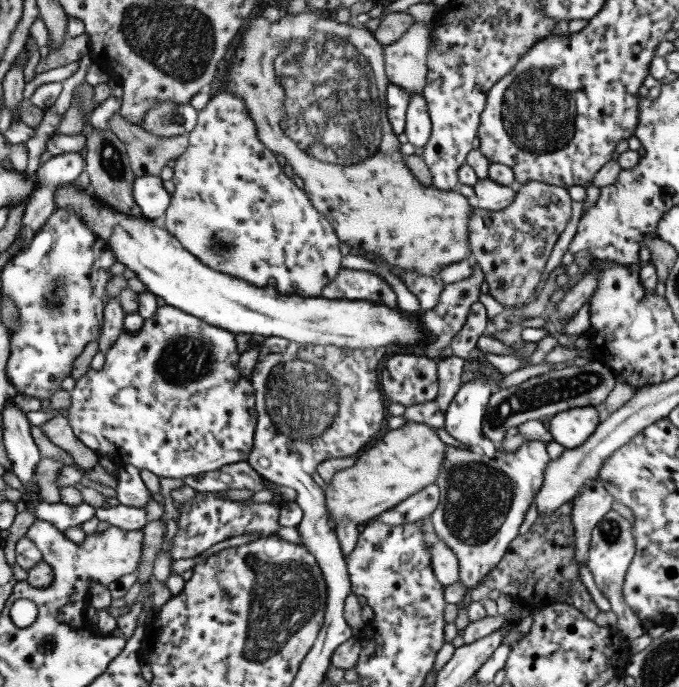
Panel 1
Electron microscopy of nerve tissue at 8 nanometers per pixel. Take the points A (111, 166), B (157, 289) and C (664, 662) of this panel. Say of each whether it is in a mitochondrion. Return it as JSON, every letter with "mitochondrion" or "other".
{"A":"mitochondrion","B":"other","C":"mitochondrion"}

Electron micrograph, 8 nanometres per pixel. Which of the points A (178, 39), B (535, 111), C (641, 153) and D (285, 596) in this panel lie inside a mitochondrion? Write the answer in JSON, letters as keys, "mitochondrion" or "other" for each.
{"A":"mitochondrion","B":"mitochondrion","C":"other","D":"mitochondrion"}

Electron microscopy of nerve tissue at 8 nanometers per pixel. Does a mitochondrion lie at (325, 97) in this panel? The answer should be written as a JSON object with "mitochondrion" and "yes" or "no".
{"mitochondrion":"yes"}

